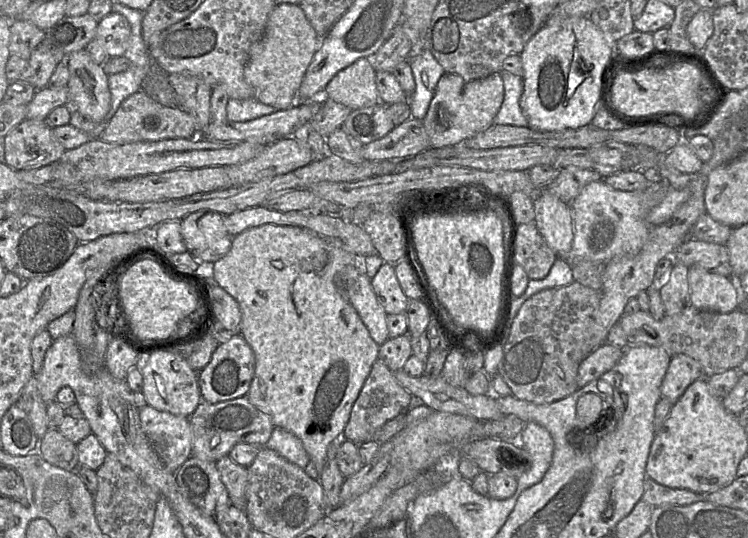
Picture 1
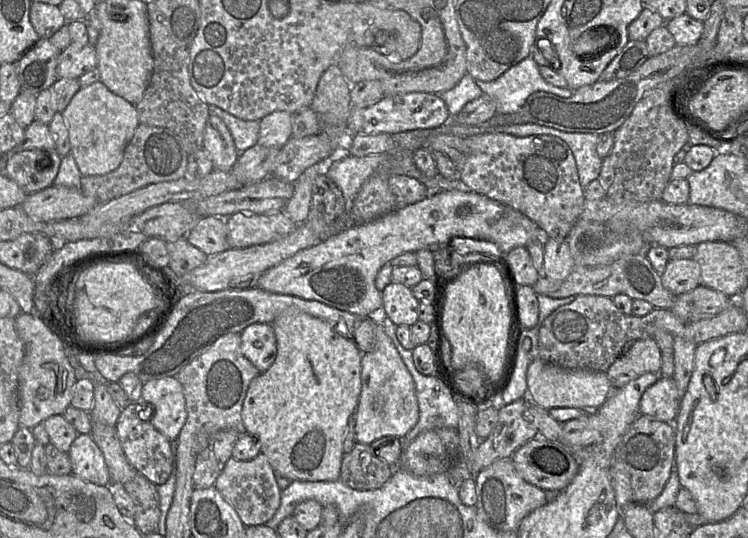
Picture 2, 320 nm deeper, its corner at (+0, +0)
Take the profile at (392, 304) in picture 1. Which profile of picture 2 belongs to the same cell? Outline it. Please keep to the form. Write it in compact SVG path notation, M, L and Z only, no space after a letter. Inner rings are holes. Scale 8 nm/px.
M396 282L389 283L381 292L382 312L395 325L414 325L419 318L419 301L412 289Z

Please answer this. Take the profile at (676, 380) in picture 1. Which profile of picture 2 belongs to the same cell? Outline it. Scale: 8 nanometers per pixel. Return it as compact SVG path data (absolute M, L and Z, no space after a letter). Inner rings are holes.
M659 376L656 383L643 393L640 403L640 415L651 419L673 423L680 406L680 393L673 378Z

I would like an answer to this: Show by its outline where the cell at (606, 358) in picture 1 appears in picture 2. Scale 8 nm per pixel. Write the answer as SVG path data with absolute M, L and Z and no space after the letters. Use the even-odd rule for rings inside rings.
M653 338L636 340L631 349L622 349L622 354L611 364L606 375L614 389L620 389L645 373L659 374L661 350Z

